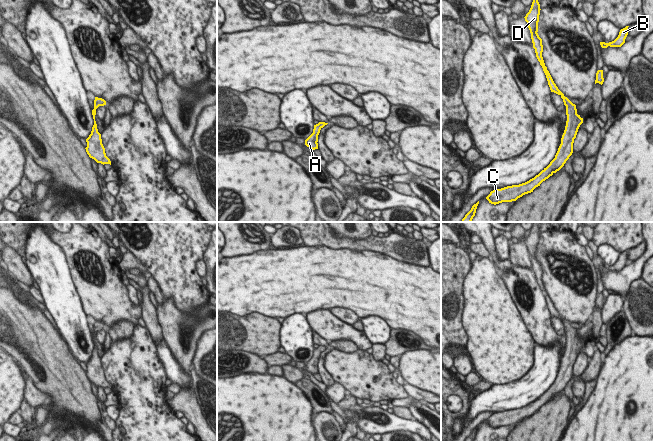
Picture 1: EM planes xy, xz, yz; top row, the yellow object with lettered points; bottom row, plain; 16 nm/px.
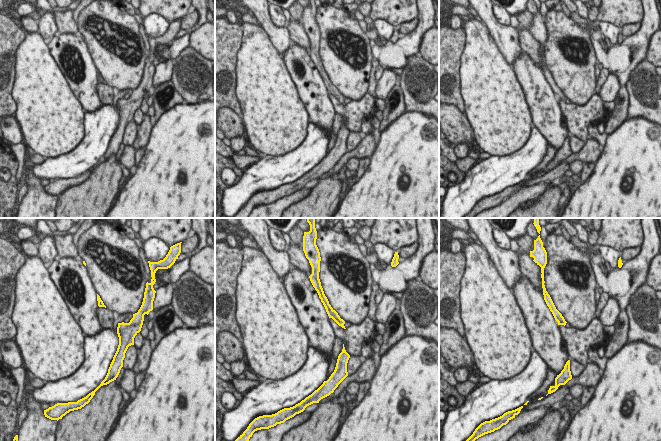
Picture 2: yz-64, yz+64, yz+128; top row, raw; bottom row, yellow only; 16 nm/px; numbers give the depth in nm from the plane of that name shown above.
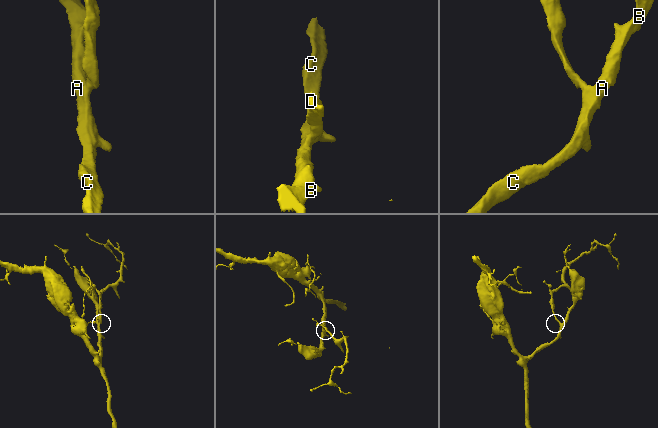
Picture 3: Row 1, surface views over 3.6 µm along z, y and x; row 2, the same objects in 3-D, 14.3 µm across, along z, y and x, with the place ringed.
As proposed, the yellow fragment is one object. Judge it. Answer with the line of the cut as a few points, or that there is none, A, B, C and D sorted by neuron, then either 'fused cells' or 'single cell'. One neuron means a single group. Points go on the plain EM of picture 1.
cut none; groups A B C D; single cell

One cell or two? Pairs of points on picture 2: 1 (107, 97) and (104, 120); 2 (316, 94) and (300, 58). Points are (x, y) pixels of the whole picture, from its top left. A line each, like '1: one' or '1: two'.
1: two
2: one

